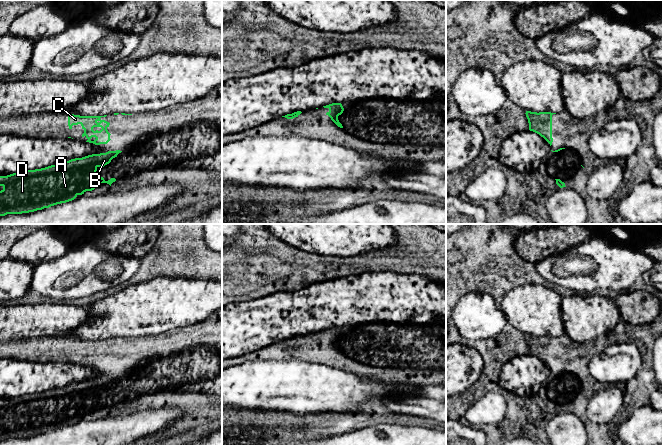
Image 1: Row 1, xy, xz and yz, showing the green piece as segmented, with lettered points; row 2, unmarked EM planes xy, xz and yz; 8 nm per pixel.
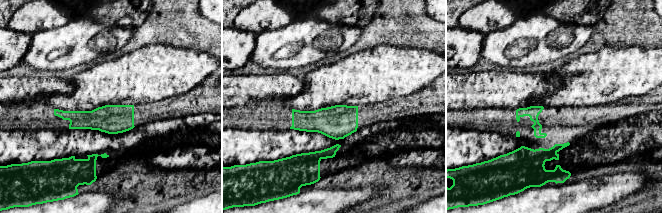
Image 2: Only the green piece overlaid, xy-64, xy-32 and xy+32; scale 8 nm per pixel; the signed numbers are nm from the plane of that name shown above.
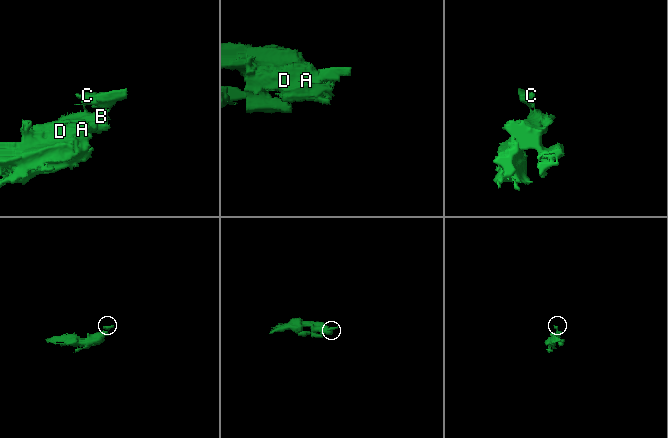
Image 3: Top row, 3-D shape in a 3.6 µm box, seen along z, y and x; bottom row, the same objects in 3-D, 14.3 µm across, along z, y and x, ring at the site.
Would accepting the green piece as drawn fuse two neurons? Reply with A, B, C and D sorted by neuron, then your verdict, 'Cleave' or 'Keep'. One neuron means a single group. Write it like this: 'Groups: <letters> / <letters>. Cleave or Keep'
Groups: A B C D. Keep

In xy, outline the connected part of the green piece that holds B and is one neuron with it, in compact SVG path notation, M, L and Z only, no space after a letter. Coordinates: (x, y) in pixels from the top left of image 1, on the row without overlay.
M108 375L106 377L92 378L82 382L75 382L61 388L51 389L41 393L27 394L24 396L13 397L7 400L0 400L0 410L3 413L0 415L0 440L7 438L22 438L42 434L51 430L66 427L74 424L78 419L84 418L86 415L94 414L99 408L107 407L111 410L116 405L111 402L105 405L103 401L98 401L96 398L98 391L104 391L122 375Z

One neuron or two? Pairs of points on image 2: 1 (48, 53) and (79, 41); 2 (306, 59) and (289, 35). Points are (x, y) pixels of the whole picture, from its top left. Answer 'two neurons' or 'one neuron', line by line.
1: one neuron
2: one neuron

